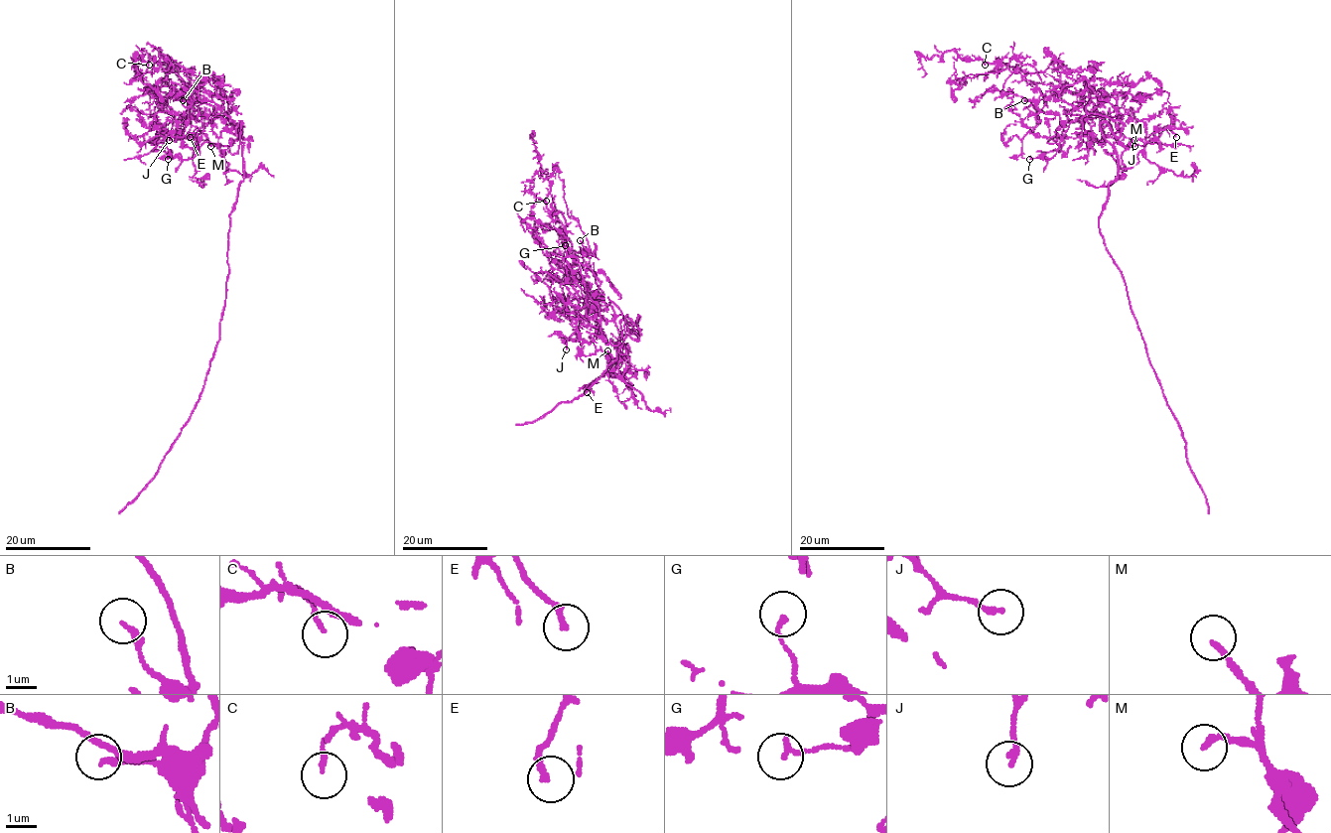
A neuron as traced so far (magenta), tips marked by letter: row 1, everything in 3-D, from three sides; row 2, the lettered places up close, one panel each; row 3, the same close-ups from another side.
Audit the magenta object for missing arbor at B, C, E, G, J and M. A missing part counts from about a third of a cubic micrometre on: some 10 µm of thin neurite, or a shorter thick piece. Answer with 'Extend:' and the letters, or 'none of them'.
Extend: M

